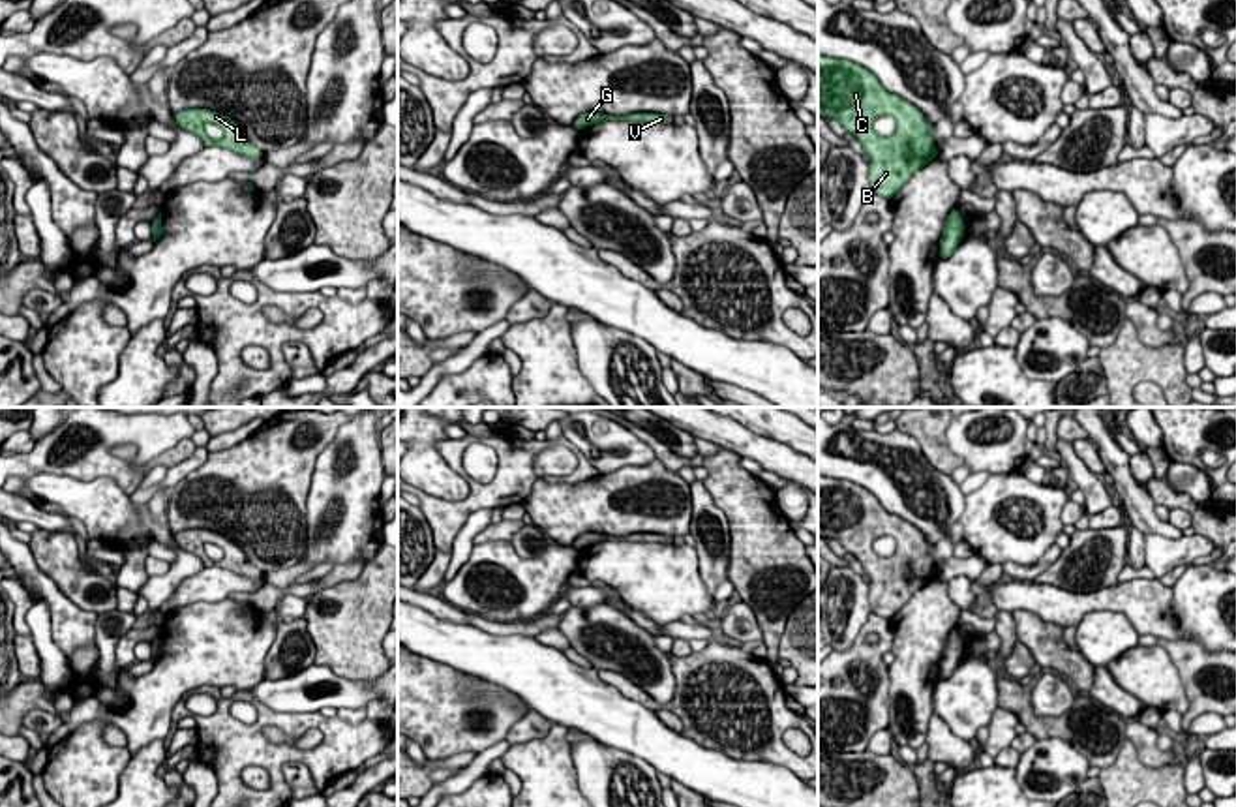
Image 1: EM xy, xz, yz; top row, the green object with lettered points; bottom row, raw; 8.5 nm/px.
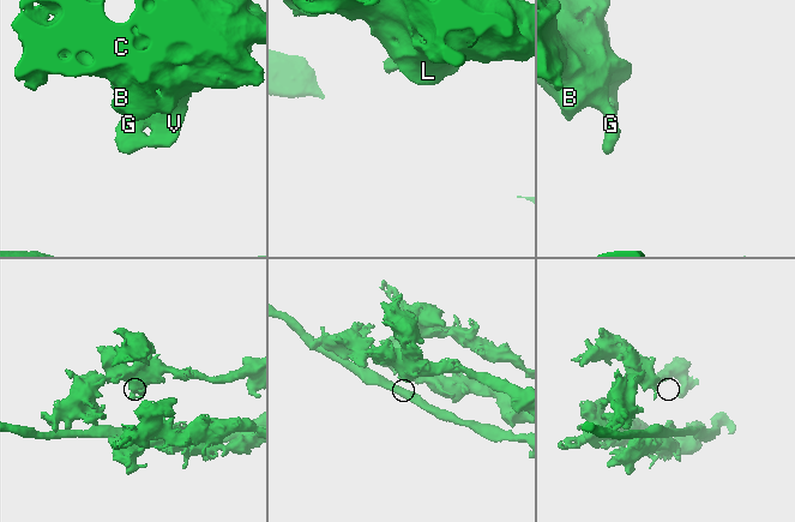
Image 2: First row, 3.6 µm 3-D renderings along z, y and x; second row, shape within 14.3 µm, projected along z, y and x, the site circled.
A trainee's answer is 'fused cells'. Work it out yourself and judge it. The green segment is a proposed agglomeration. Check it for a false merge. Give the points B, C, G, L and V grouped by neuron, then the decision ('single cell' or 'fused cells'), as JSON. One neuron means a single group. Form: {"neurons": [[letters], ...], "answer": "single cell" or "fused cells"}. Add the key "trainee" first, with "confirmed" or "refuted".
{"trainee": "refuted", "neurons": [["B", "C", "G", "L", "V"]], "answer": "single cell"}

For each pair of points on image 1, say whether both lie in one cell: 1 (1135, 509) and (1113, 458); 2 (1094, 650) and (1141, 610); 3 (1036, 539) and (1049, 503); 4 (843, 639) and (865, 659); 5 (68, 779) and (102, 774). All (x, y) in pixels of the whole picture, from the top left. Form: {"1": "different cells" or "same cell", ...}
{"1": "same cell", "2": "different cells", "3": "same cell", "4": "different cells", "5": "same cell"}

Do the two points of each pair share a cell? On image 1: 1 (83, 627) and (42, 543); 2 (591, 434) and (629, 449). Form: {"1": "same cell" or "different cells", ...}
{"1": "different cells", "2": "same cell"}

